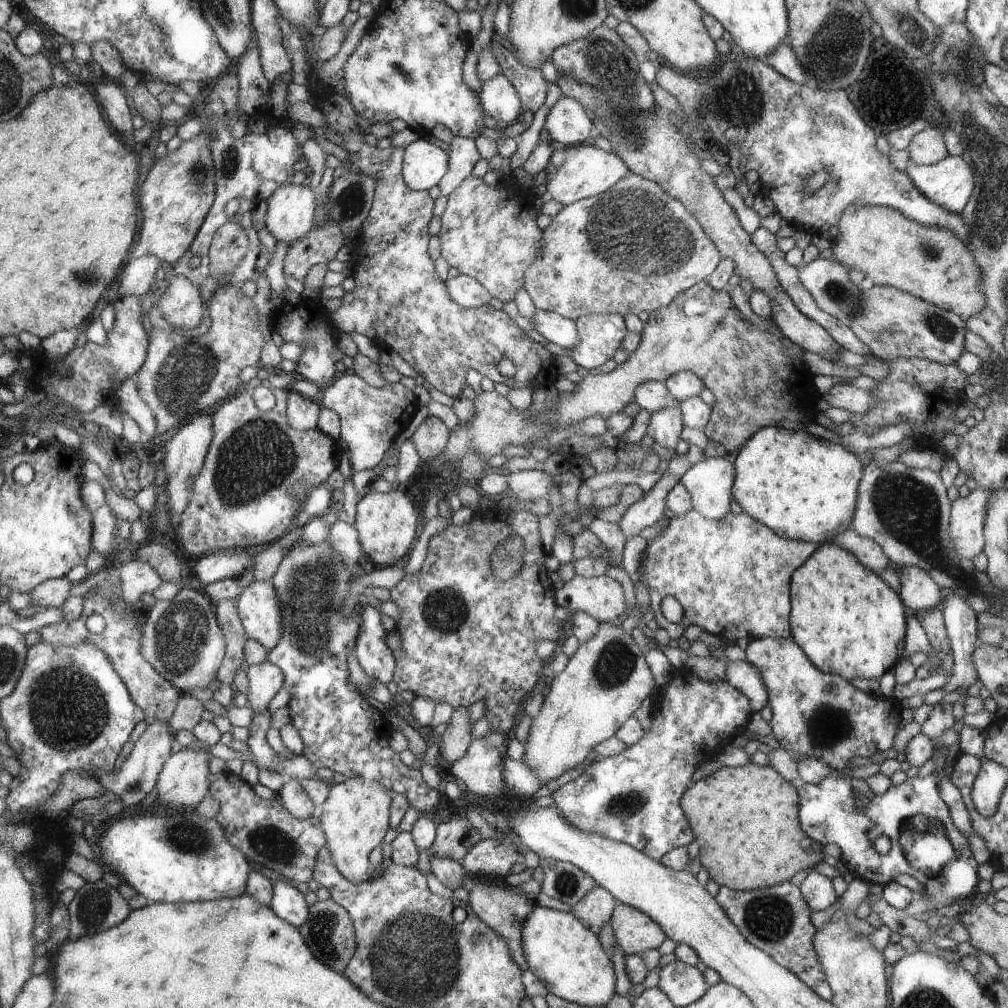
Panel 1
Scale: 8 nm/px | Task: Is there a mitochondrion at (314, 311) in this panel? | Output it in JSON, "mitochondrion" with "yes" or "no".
{"mitochondrion":"no"}

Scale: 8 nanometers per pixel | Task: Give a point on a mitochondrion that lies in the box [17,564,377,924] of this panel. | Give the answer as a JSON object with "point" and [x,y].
{"point":[67,709]}

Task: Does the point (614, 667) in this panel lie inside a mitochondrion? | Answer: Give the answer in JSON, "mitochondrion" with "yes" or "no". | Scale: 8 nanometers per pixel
{"mitochondrion":"yes"}

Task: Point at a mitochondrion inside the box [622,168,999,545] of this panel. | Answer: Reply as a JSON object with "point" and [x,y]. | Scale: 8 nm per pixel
{"point":[836,292]}

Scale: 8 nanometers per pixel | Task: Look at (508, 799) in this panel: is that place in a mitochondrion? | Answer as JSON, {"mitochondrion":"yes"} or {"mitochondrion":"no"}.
{"mitochondrion":"no"}

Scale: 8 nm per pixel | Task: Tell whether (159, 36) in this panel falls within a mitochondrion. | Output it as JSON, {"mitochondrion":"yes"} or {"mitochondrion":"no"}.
{"mitochondrion":"yes"}

